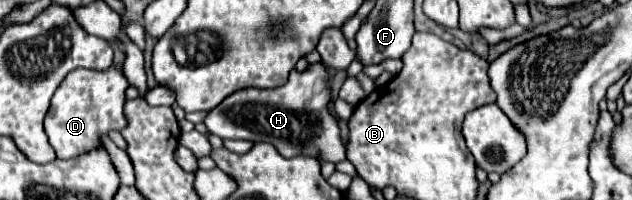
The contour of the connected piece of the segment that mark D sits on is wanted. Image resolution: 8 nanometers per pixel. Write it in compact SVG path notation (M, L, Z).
M114 63L104 71L90 71L90 69L74 69L66 75L60 83L58 91L52 97L52 105L46 113L44 129L50 139L52 149L56 151L58 159L72 159L82 153L88 153L102 145L102 135L110 131L122 131L126 127L124 117L124 103L126 103L126 89L128 81L122 73L122 63Z

